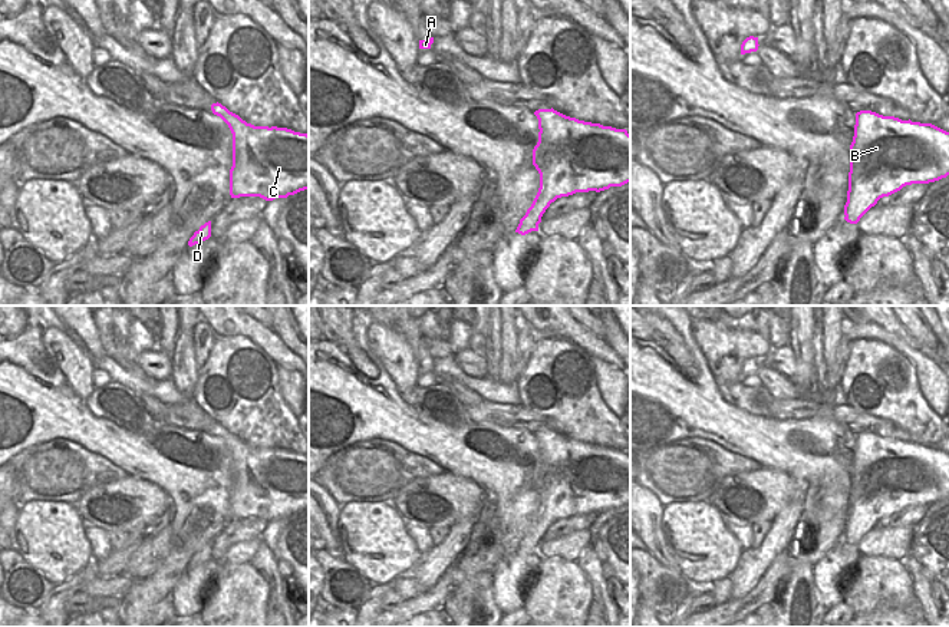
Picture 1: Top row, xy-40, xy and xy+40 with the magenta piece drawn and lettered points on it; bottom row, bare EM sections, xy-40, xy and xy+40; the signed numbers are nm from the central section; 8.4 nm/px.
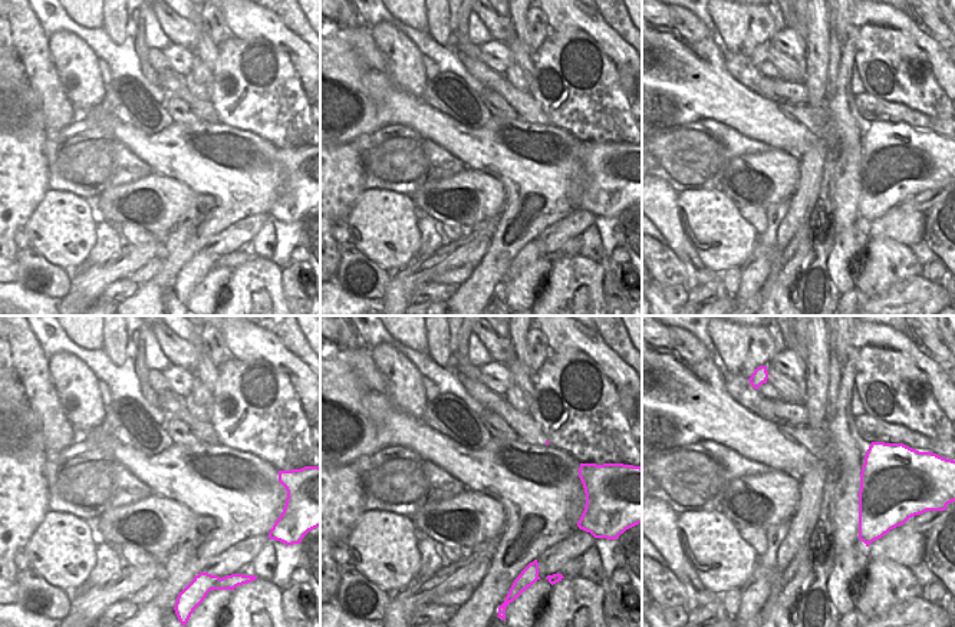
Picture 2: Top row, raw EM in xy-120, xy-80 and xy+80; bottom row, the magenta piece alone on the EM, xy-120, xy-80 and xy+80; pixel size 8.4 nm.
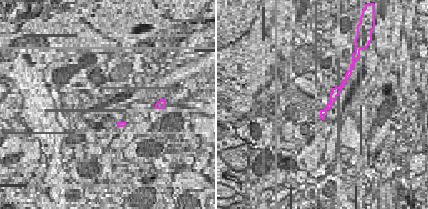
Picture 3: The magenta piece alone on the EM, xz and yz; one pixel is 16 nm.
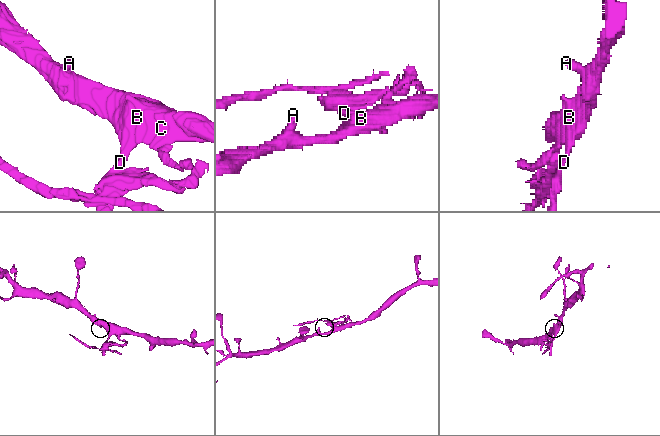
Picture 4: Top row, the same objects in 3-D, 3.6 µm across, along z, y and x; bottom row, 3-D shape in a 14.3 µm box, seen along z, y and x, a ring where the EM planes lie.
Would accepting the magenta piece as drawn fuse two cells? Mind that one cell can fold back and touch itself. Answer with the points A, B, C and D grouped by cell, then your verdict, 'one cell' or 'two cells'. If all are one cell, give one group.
A B C / D | two cells

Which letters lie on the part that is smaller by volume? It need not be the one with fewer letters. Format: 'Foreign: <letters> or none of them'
Foreign: D

